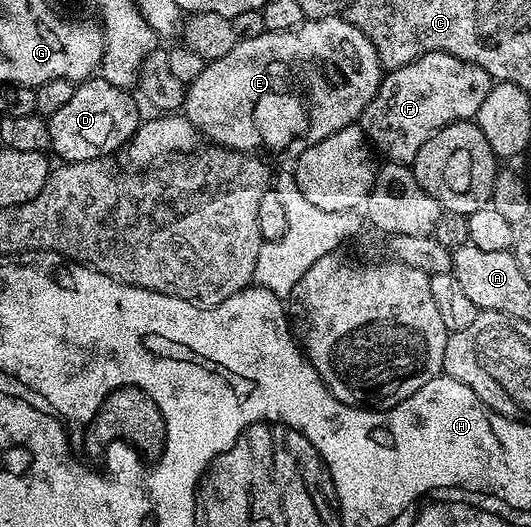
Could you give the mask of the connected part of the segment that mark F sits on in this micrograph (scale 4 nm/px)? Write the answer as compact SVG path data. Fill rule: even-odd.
M426 53L412 63L399 69L391 69L385 74L368 107L364 107L360 124L366 133L366 140L379 154L383 153L386 161L394 161L397 165L413 166L416 155L436 131L448 127L457 121L468 121L477 118L480 103L488 99L488 91L492 78L479 65L461 61L456 55L447 53Z

